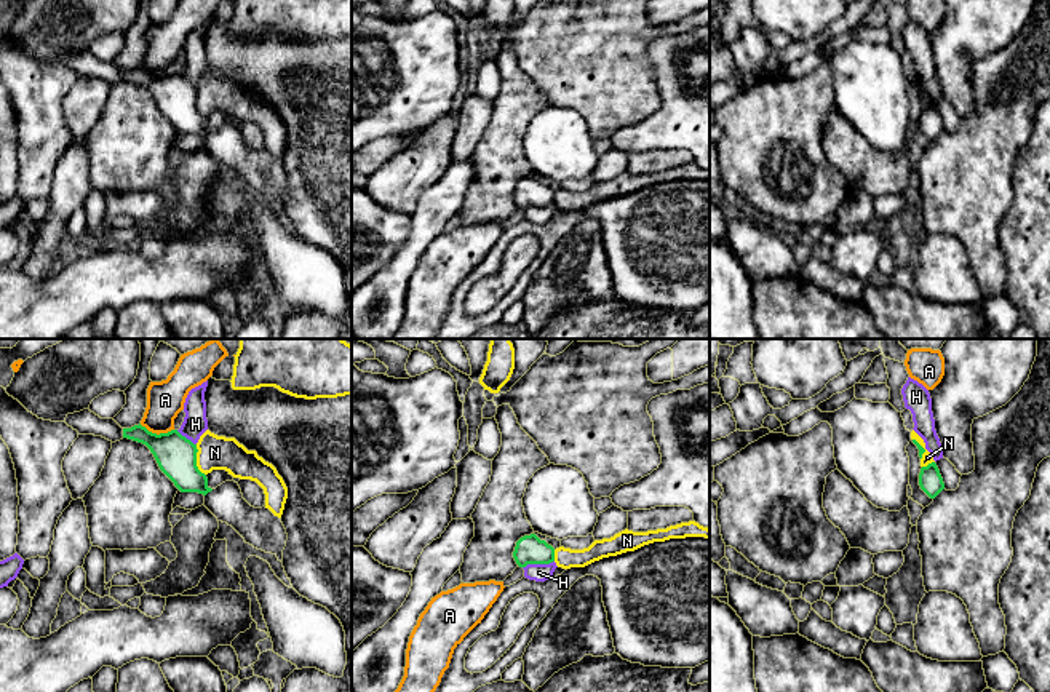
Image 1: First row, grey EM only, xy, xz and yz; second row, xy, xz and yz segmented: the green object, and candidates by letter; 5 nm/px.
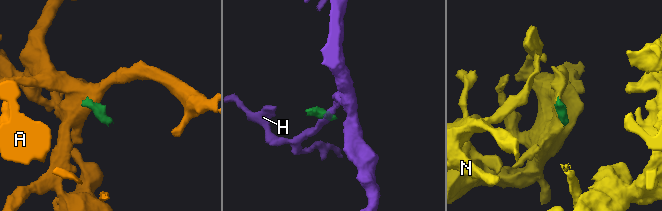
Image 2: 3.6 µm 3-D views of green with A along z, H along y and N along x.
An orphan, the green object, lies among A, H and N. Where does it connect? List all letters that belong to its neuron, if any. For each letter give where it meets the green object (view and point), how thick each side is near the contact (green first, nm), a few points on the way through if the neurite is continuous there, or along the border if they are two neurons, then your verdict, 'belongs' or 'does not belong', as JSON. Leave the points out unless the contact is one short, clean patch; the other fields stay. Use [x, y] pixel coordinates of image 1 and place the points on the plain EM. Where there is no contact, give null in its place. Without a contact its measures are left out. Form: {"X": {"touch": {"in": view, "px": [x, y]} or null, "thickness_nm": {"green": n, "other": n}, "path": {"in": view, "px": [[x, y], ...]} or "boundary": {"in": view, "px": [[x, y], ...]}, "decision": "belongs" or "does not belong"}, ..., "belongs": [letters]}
{"A": {"touch": {"in": "xy", "px": [155, 75]}, "thickness_nm": {"green": 200, "other": 190}, "boundary": {"in": "xy", "px": [[139, 66], [157, 75], [173, 72]]}, "decision": "does not belong"}, "H": {"touch": {"in": "xz", "px": [537, 205]}, "thickness_nm": {"green": 140, "other": 90}, "boundary": {"in": "xz", "px": [[553, 202], [548, 205], [529, 205], [523, 210]]}, "decision": "does not belong"}, "N": {"touch": {"in": "xy", "px": [195, 103]}, "thickness_nm": {"green": 200, "other": 180}, "boundary": {"in": "xy", "px": [[195, 87], [197, 109], [205, 117]]}, "decision": "does not belong"}, "belongs": []}

